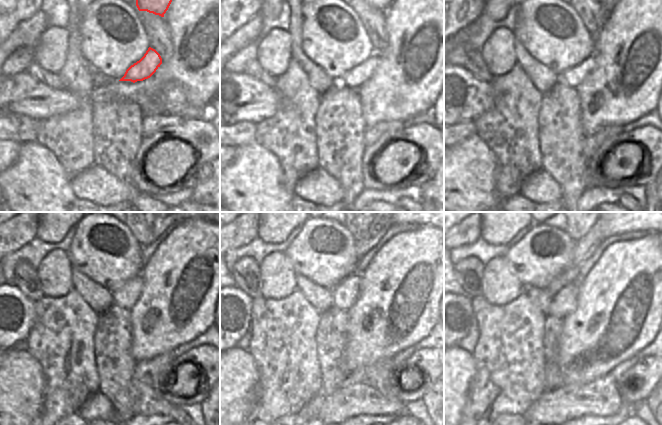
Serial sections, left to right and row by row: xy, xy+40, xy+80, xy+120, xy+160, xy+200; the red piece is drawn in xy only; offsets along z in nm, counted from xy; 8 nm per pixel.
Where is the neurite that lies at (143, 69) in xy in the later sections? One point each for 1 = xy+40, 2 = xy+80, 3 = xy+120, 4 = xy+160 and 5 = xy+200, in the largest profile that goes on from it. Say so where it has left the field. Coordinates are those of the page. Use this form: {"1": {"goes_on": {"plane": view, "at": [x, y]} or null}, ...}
{"1": {"goes_on": {"plane": "xy+40", "at": [353, 78]}}, "2": {"goes_on": {"plane": "xy+80", "at": [574, 76]}}, "3": {"goes_on": {"plane": "xy+120", "at": [128, 294]}}, "4": {"goes_on": {"plane": "xy+160", "at": [349, 288]}}, "5": {"goes_on": {"plane": "xy+200", "at": [570, 290]}}}

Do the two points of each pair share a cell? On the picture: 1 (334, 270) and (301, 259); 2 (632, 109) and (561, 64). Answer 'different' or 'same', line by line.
1: same
2: different

